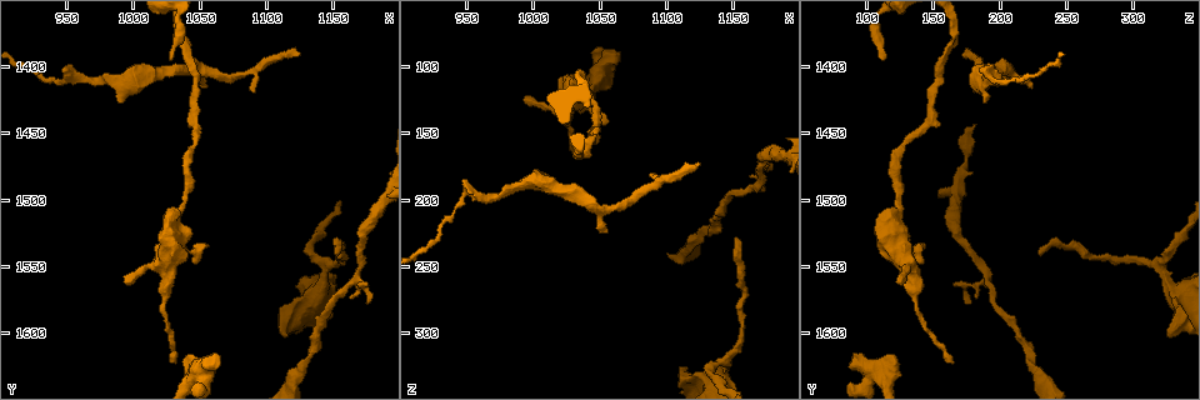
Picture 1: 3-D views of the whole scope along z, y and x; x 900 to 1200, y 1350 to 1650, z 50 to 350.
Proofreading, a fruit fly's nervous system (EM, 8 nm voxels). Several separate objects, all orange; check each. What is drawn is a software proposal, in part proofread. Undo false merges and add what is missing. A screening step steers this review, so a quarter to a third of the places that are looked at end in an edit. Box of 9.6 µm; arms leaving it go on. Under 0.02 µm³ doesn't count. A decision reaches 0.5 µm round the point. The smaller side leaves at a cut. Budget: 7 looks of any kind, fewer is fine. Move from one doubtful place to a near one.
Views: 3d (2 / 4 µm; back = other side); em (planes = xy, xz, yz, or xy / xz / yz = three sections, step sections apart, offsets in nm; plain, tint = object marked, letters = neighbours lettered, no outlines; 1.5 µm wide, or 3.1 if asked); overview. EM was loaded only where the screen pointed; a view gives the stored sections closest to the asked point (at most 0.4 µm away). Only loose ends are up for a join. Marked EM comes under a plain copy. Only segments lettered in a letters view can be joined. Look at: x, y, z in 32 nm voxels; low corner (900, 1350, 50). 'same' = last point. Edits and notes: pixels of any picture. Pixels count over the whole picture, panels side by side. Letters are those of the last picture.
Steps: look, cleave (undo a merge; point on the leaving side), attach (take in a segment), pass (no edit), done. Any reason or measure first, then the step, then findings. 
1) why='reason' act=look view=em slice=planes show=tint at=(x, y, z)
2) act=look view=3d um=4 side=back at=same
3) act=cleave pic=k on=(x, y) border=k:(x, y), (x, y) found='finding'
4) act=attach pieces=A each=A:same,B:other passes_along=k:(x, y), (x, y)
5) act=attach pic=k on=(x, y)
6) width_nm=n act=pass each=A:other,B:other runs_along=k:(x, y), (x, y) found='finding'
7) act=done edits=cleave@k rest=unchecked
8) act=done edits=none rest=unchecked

why='tapers out' act=look view=3d um=2 at=(1092, 1418, 180)

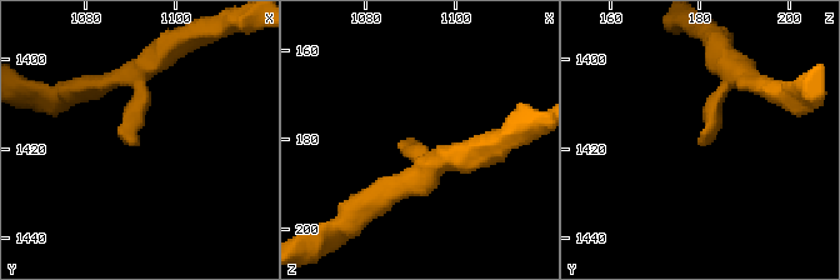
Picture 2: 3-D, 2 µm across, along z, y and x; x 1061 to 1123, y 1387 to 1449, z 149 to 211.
why='now the EM' act=look view=em slice=xy step=8 show=letters at=(1091, 1419, 179)

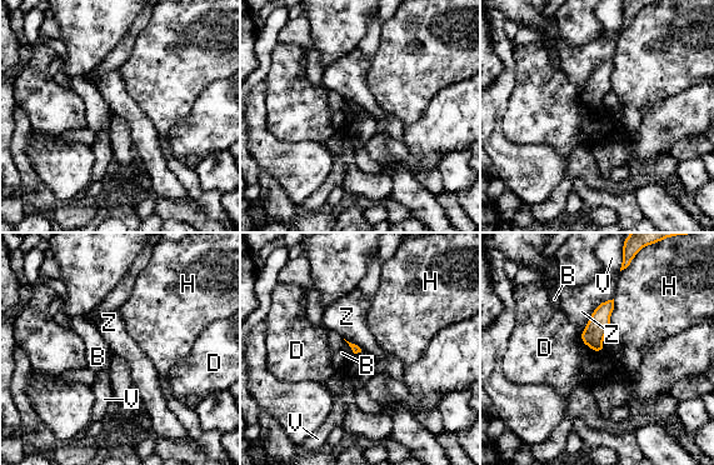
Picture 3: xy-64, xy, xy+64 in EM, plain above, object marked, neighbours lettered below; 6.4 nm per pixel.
act=pass each=B:other,D:other,H:other,V:other,Z:other border=3:(613, 298), (597, 306), (582, 331) found='no lettered segment goes on from it'

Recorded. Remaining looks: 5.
act=look view=em slice=yz step=4 show=letters at=(1152, 1540, 230)

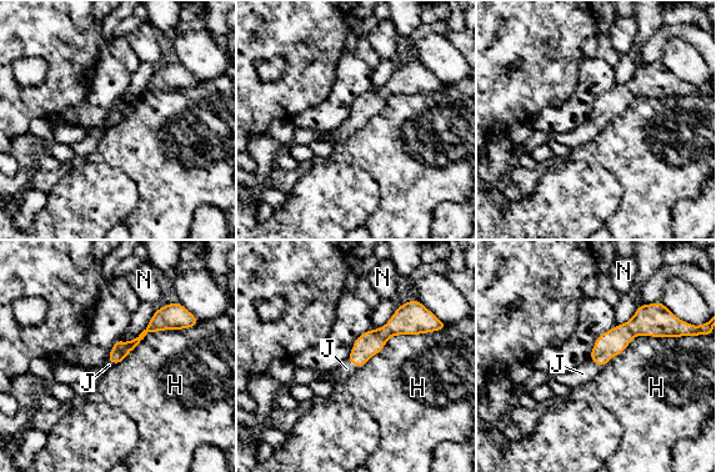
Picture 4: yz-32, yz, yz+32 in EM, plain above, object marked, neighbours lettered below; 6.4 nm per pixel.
act=attach pieces=J each=H:other,J:same,N:other passes_along=4:(612, 342), (595, 362), (582, 373) found='the neuron continues'

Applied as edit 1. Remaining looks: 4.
why='see it whole again' act=look view=overview

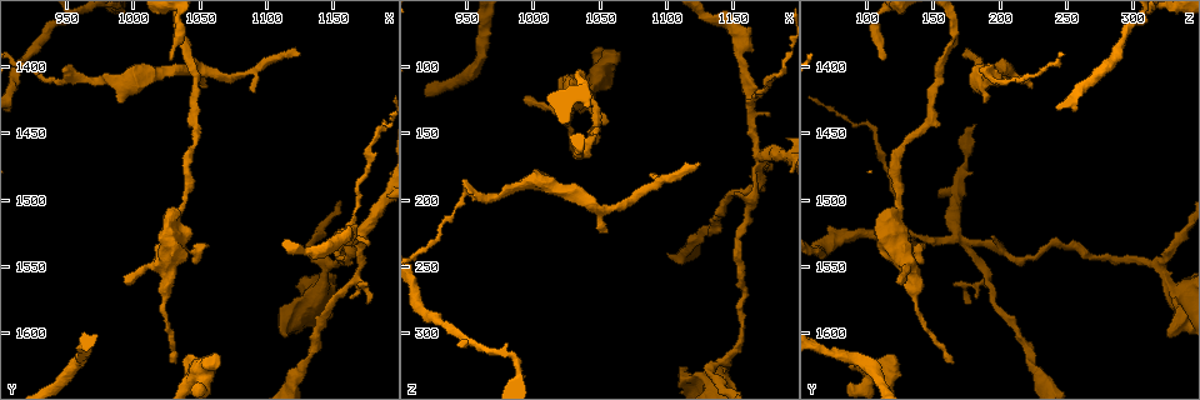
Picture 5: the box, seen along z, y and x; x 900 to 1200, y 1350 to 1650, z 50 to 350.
why='a narrow waist' act=look view=3d um=2 at=(1038, 1498, 124)

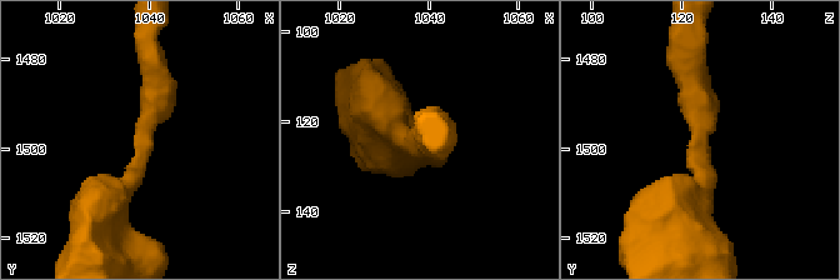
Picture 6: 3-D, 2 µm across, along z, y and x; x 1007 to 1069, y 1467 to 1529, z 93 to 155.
arm_widths_nm=200,380 act=look view=em slice=xz step=8 show=letters at=(1039, 1499, 124)

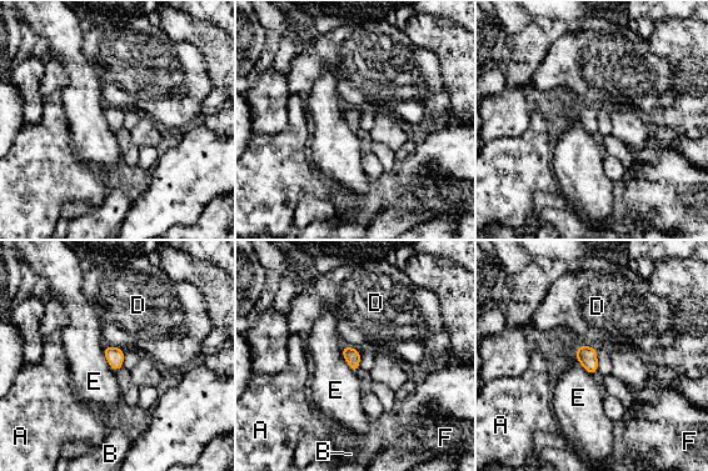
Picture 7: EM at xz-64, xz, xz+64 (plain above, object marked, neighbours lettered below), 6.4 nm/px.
act=pass each=A:other,B:other,D:other,E:other,F:other border=7:(343, 345), (343, 357), (354, 372) found='all the same neuron'

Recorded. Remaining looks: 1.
act=done edits=attach@4 rest=unchecked

